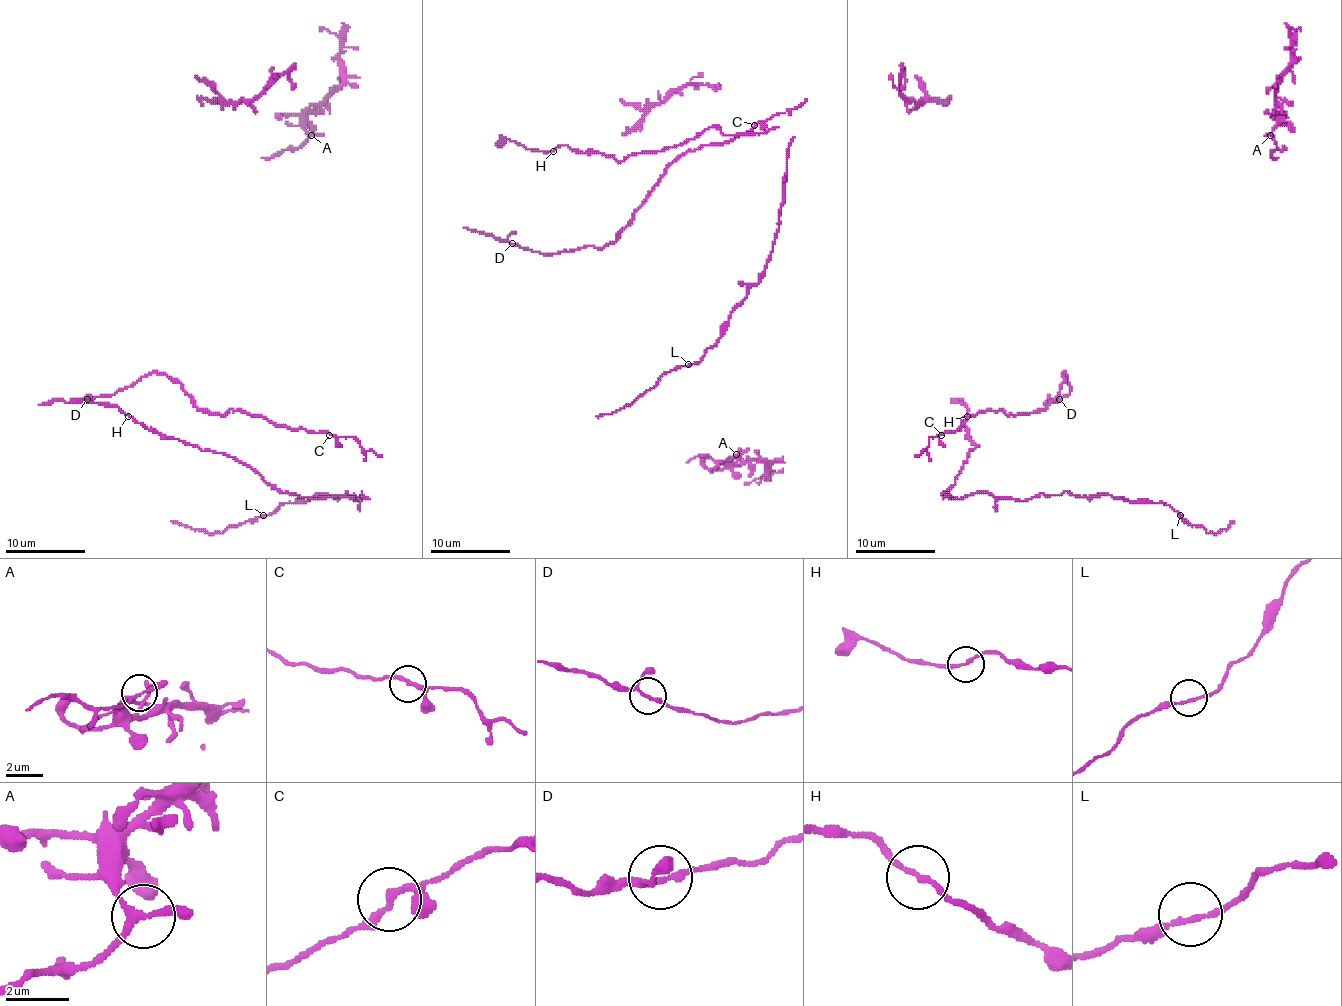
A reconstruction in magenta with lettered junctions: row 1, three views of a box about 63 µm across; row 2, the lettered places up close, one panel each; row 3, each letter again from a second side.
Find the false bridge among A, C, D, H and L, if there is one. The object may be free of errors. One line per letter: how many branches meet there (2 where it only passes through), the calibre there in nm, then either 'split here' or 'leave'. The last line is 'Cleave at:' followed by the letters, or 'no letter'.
A: branches 3; calibre 180 nm; leave
C: branches 3; calibre 180 nm; leave
D: branches 3; calibre 150 nm; leave
H: branches 2; calibre 160 nm; leave
L: branches 2; calibre 150 nm; leave
Cleave at: no letter

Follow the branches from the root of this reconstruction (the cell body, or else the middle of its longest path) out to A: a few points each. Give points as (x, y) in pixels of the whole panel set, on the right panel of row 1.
A: (1272, 160), (1276, 141), (1270, 135)

